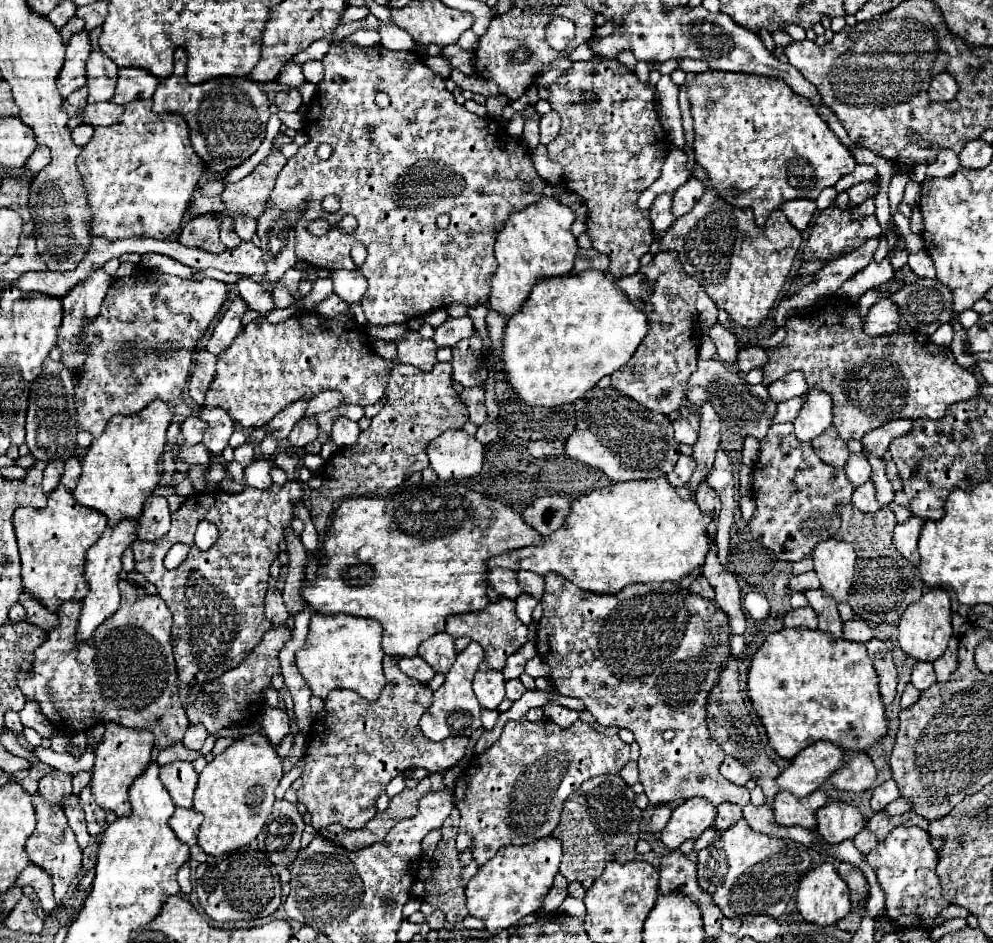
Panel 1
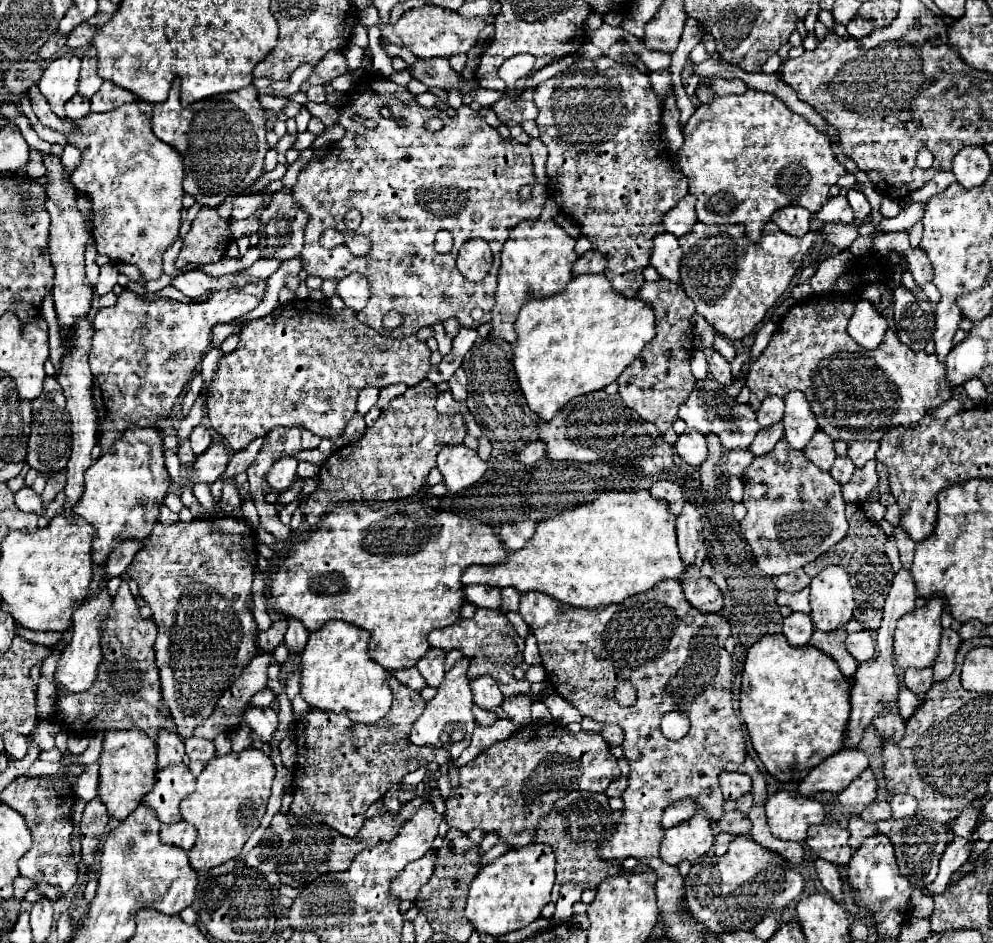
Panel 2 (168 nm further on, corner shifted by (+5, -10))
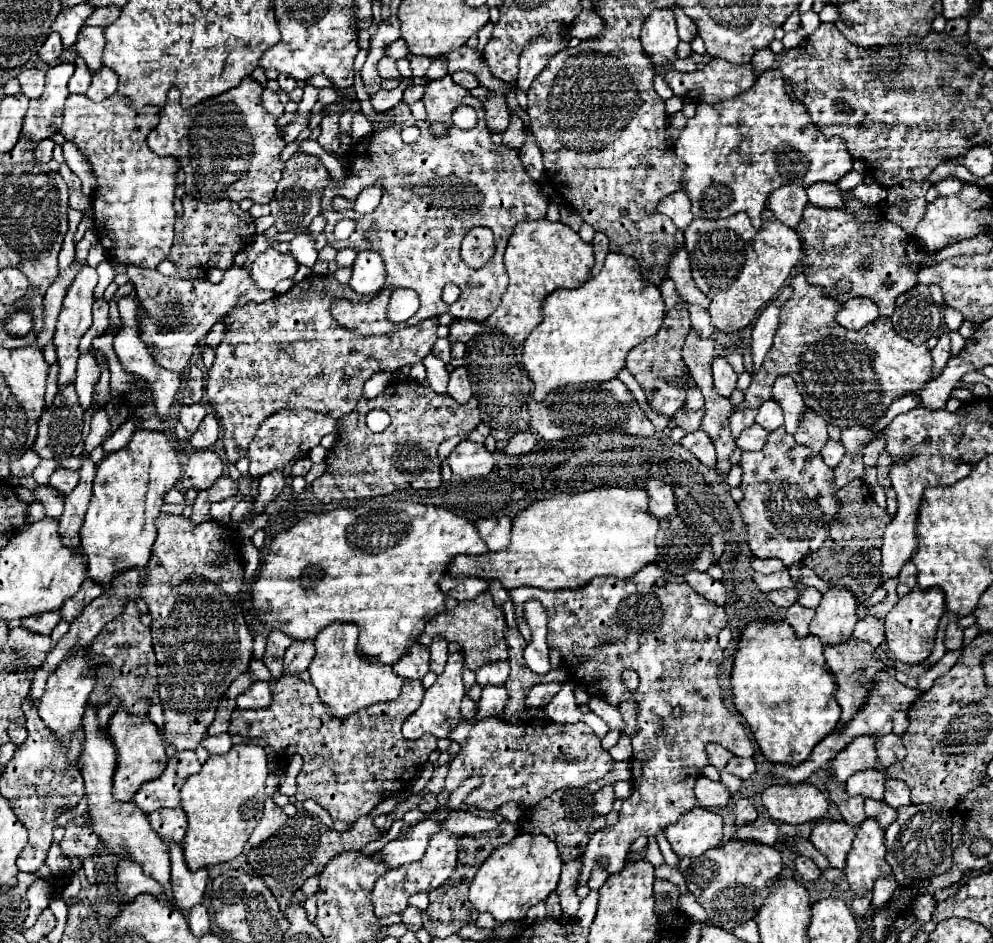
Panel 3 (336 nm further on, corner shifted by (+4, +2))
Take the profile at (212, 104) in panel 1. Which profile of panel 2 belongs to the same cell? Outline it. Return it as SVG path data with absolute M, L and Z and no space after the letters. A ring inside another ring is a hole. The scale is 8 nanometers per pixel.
M180 79L175 81L167 101L153 105L153 133L181 155L185 165L183 191L195 197L199 205L217 209L227 197L239 195L261 177L265 153L269 151L269 143L265 141L267 119L253 85L197 101L185 109L180 102Z

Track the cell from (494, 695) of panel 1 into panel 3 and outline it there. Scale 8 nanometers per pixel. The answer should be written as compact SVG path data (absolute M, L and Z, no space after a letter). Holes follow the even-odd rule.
M508 661L488 663L476 671L476 683L480 687L488 687L488 685L502 687L506 679L508 679Z

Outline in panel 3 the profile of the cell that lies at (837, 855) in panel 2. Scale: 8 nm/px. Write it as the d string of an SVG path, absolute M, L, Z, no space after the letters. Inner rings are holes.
M818 821L812 827L810 841L828 857L832 867L844 869L846 857L852 849L854 829L846 821Z

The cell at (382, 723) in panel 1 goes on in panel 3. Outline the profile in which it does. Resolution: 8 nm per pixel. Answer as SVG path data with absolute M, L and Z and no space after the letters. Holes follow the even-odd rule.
M282 675L272 685L272 703L260 711L234 711L228 733L262 737L276 749L282 761L294 753L302 755L304 765L298 773L296 801L314 799L332 819L352 823L368 815L380 801L392 797L398 791L398 783L414 779L436 749L438 737L424 735L422 739L408 741L400 733L402 721L422 703L422 697L422 683L404 679L398 699L336 719L330 717L328 705L320 705L314 685L300 681L296 675Z

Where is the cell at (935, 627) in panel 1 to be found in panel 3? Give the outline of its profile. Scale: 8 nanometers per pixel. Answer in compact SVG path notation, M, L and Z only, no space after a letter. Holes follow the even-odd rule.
M912 589L906 597L902 597L892 611L888 613L886 625L886 645L894 659L914 665L928 659L934 649L938 623L944 615L944 593L940 589Z

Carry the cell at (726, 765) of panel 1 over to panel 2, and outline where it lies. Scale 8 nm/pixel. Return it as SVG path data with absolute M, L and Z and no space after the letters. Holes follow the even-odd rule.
M723 771L719 775L721 781L721 791L725 799L739 799L743 793L751 791L751 777L743 775L743 773L727 773Z

